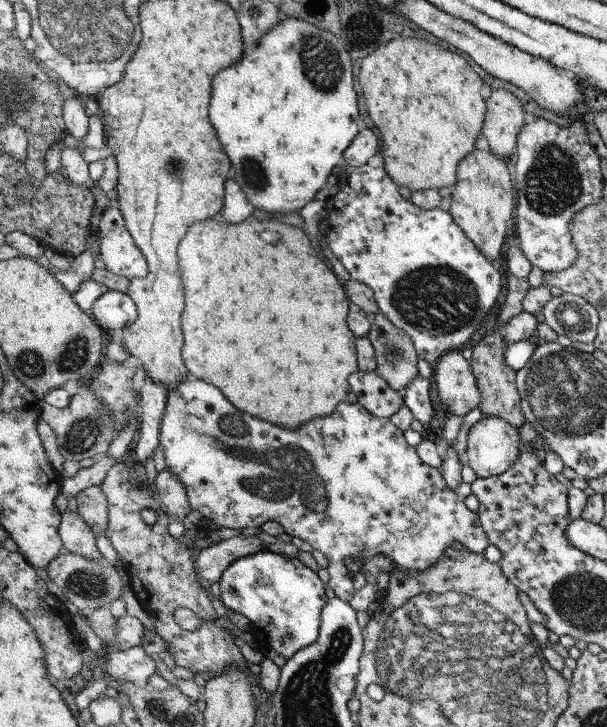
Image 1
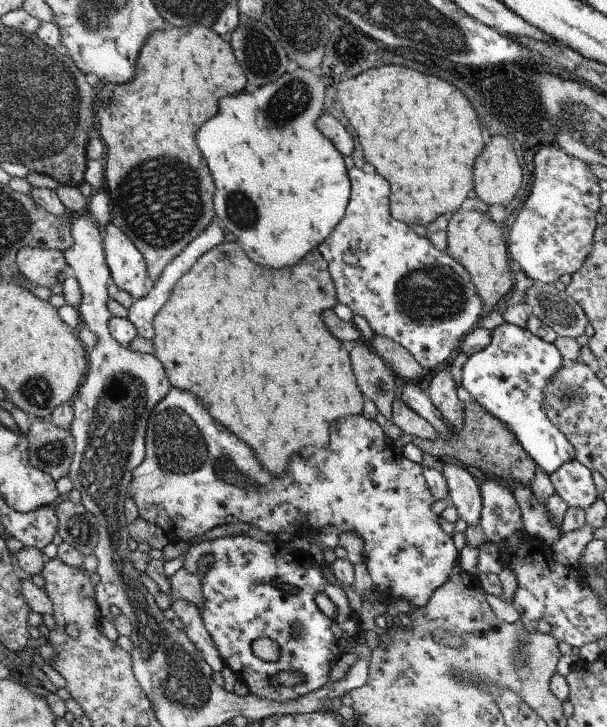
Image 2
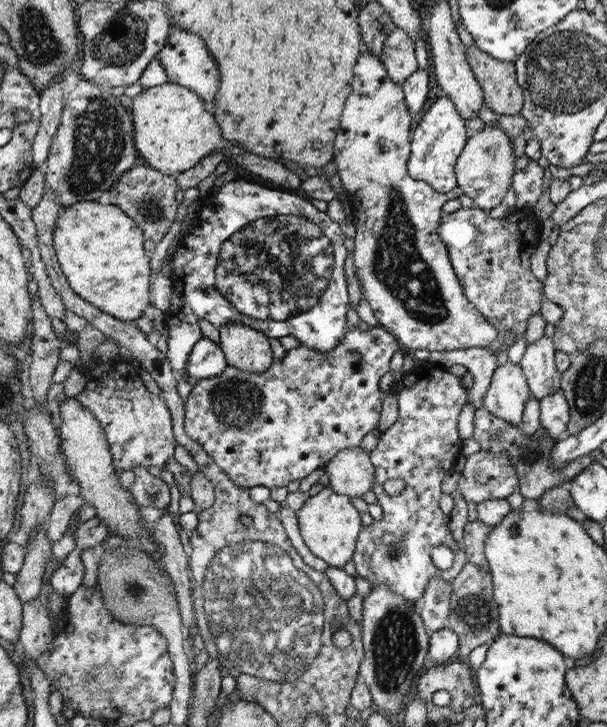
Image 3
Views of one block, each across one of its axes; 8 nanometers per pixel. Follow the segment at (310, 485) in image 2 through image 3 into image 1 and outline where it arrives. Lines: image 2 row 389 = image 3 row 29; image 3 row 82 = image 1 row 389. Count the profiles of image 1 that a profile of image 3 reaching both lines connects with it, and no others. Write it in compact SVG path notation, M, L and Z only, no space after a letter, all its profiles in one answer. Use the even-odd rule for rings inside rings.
M186 376L184 382L170 388L167 394L166 409L161 419L159 442L164 446L166 467L172 476L176 476L178 482L182 482L186 488L190 508L199 510L203 518L212 521L217 529L221 527L240 529L248 527L262 527L268 521L276 521L290 537L298 537L310 543L313 549L322 552L328 558L328 573L330 573L330 588L340 600L349 602L355 594L352 584L352 574L349 573L344 560L348 557L374 558L374 556L388 556L395 566L403 571L426 571L438 563L440 556L450 548L450 544L457 540L470 552L483 554L489 546L488 536L480 525L478 514L466 508L462 499L446 485L444 478L438 469L426 465L420 461L414 447L406 443L404 431L392 424L389 419L376 417L367 412L358 402L355 404L341 403L336 406L335 412L324 418L310 420L308 424L302 424L300 428L292 430L282 428L276 424L270 424L266 420L254 418L236 409L222 390L206 381L193 376Z

